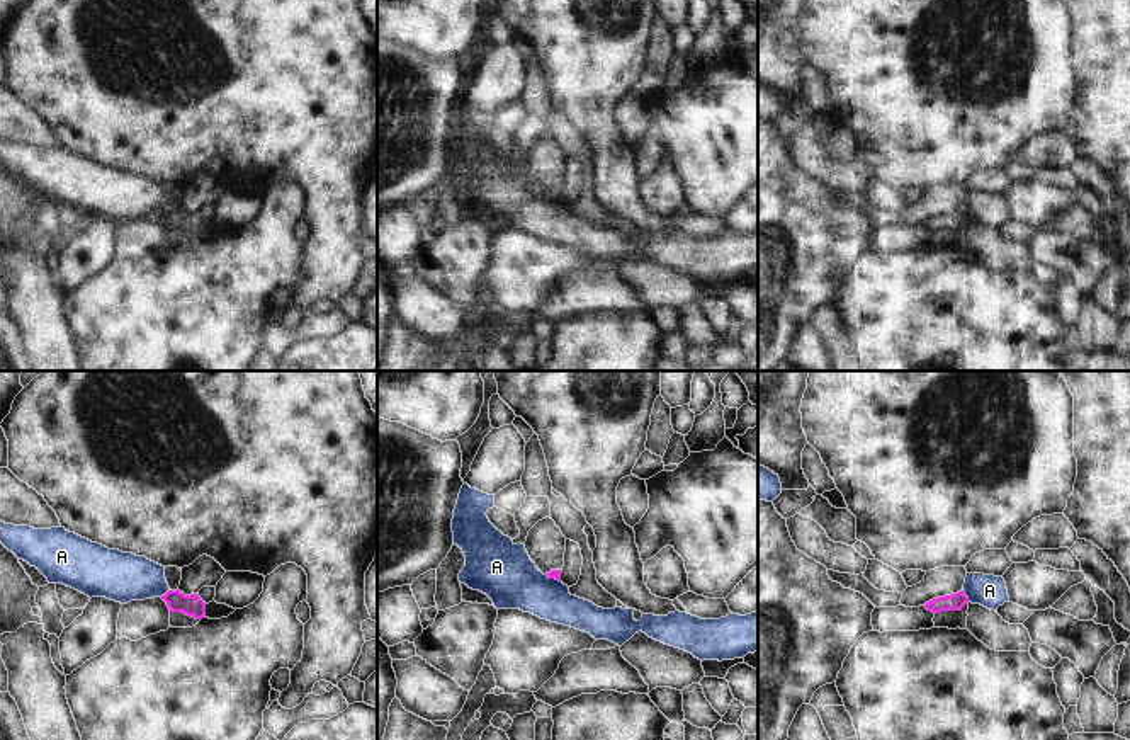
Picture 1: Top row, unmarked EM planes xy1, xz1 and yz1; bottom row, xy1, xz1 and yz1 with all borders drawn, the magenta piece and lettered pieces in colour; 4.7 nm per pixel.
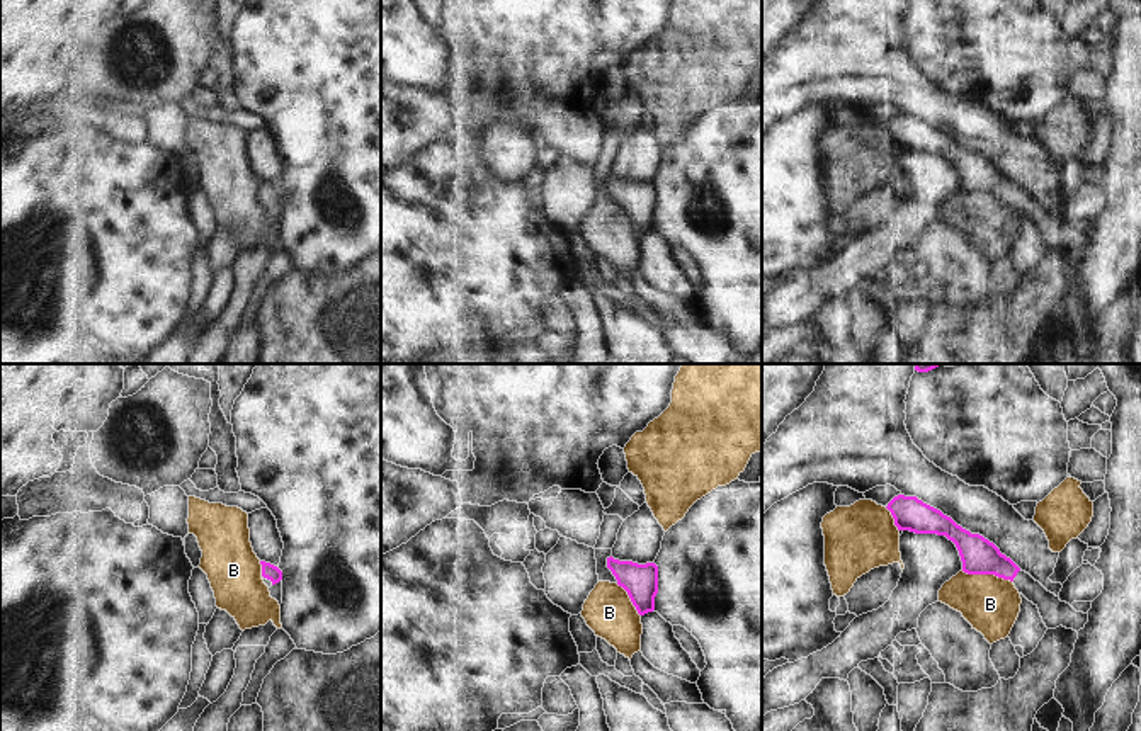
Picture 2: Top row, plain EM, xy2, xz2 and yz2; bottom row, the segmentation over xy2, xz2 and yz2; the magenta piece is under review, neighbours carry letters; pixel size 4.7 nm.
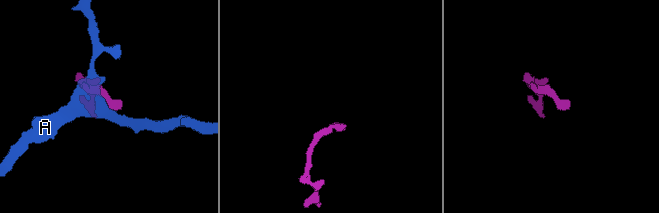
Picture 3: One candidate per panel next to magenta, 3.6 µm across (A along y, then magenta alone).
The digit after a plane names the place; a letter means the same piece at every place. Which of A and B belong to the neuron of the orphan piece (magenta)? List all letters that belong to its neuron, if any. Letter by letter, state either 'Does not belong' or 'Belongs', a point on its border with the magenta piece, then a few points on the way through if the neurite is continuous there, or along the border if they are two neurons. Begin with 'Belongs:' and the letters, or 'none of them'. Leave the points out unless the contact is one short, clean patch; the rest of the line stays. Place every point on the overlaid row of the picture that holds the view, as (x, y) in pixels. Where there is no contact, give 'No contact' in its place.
Belongs: none of them
A: Does not belong. Touches magenta at yz1 (966, 596). Boundary: yz1 (962, 591), (969, 601)
B: Does not belong. Touches magenta at yz2 (987, 573).

